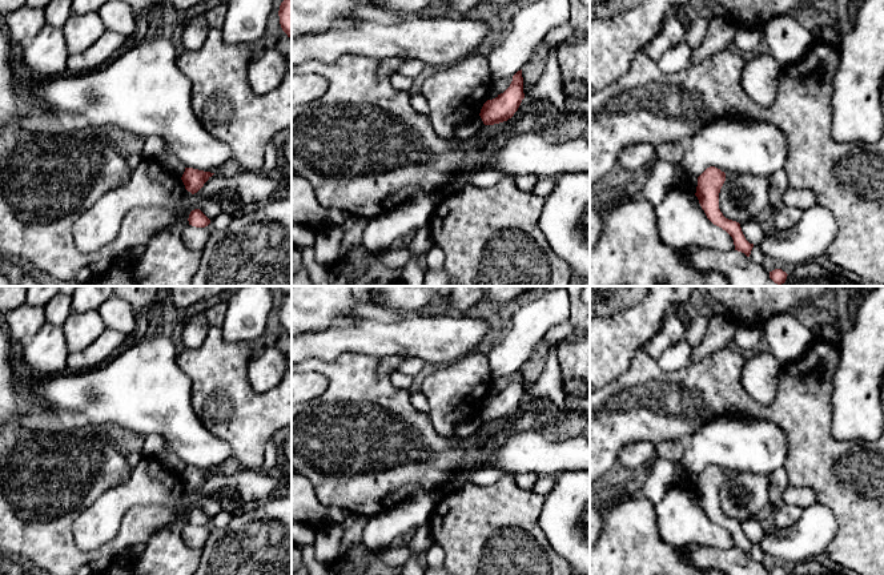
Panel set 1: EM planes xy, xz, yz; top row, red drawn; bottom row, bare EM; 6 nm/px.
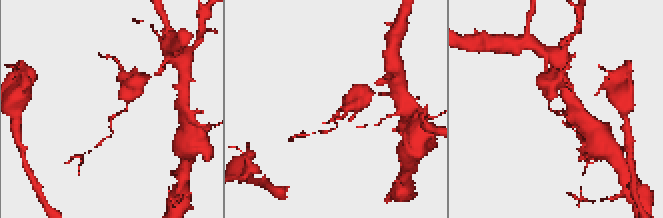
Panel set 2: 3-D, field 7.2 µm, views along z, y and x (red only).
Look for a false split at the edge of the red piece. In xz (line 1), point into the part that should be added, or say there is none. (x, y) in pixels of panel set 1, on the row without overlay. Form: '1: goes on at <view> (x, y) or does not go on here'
1: does not go on here

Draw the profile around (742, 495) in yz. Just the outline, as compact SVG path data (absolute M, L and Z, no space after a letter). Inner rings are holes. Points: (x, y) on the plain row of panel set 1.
M726 473L719 491L719 507L726 516L742 522L756 516L768 502L768 475Z

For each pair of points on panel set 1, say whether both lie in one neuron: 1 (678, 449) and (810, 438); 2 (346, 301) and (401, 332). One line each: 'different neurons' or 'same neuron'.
1: different neurons
2: different neurons

